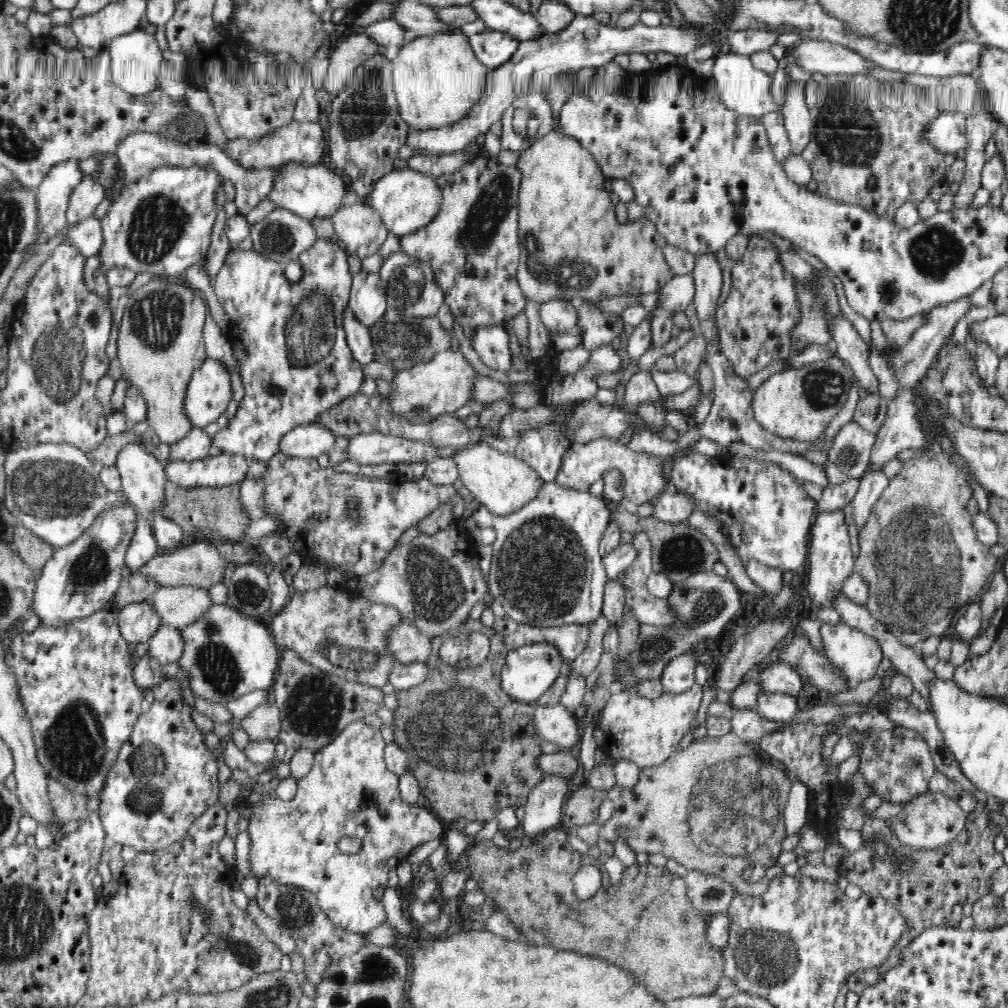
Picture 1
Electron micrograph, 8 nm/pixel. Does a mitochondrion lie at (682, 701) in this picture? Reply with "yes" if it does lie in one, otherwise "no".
no

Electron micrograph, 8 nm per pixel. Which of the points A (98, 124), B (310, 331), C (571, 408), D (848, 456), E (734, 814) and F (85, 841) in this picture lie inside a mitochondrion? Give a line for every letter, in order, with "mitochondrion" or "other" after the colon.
A: other
B: mitochondrion
C: other
D: mitochondrion
E: mitochondrion
F: other

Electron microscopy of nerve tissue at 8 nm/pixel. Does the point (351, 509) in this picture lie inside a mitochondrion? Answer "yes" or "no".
yes

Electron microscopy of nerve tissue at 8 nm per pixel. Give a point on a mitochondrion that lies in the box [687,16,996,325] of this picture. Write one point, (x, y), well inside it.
(846, 133)

